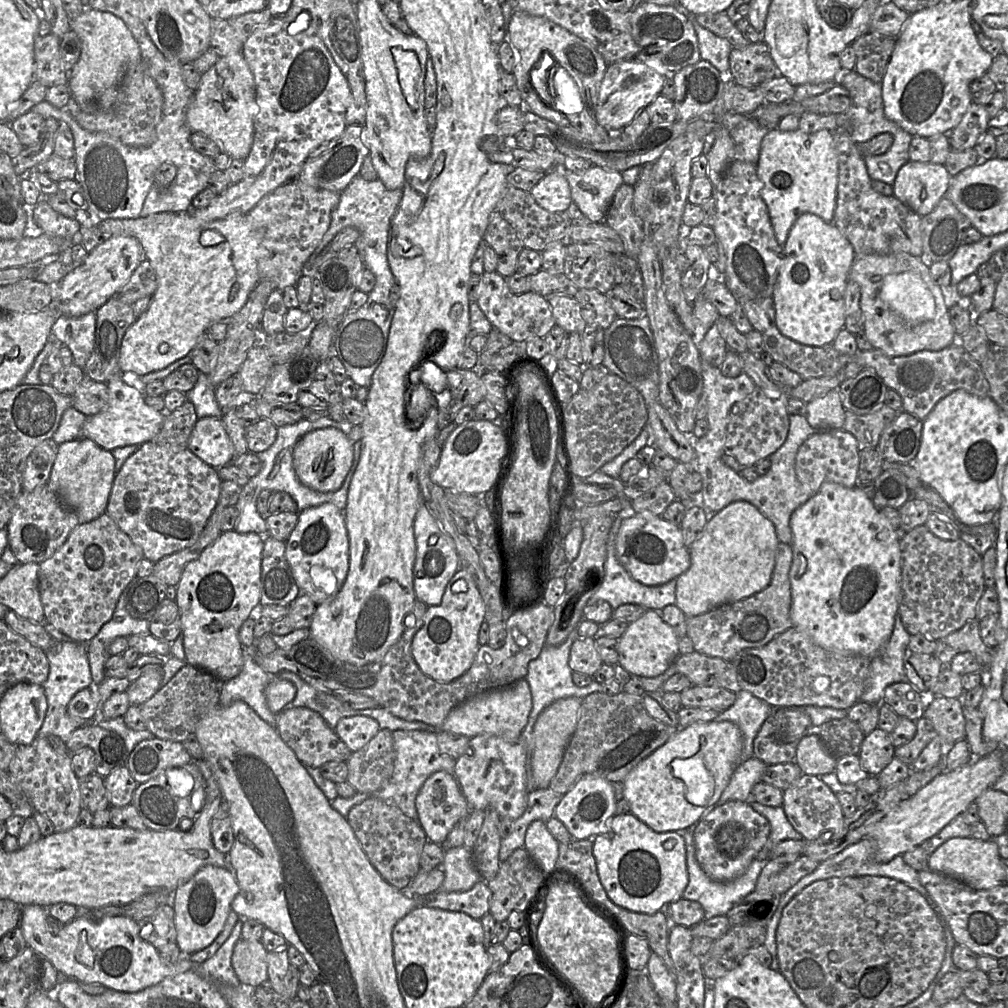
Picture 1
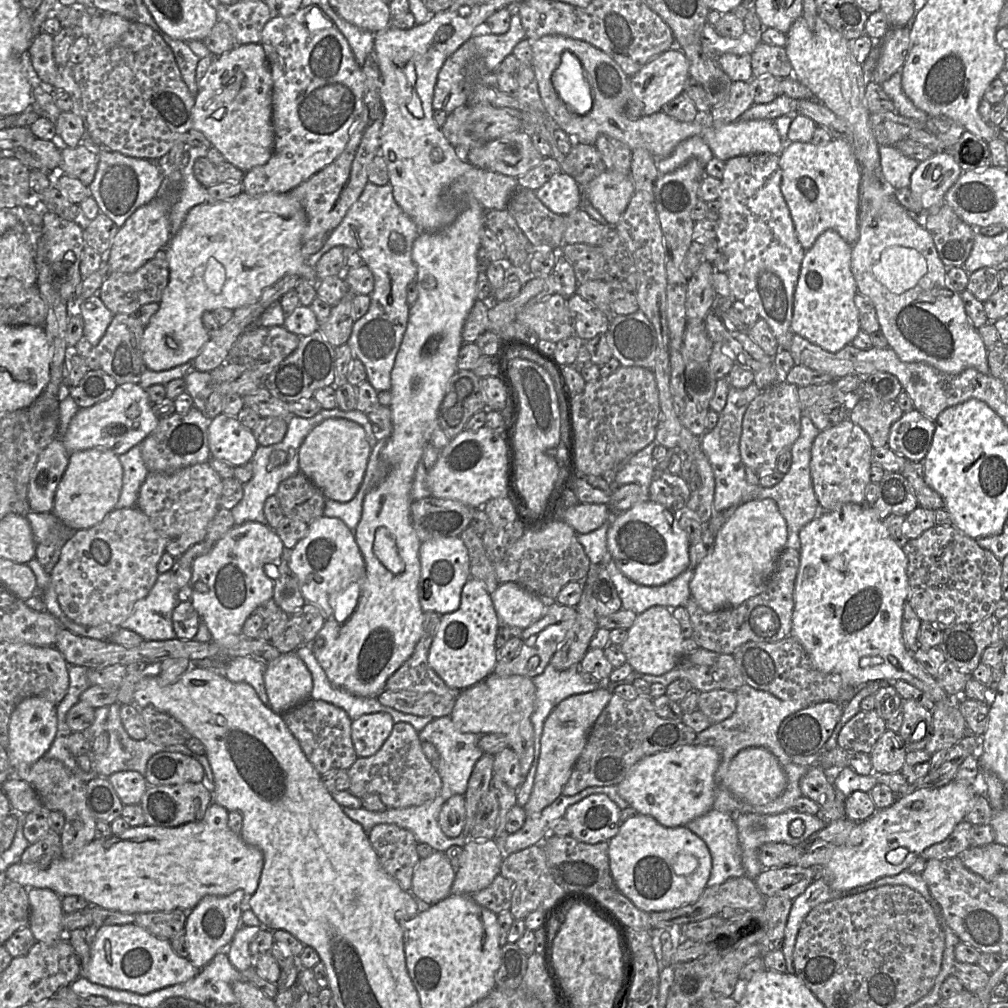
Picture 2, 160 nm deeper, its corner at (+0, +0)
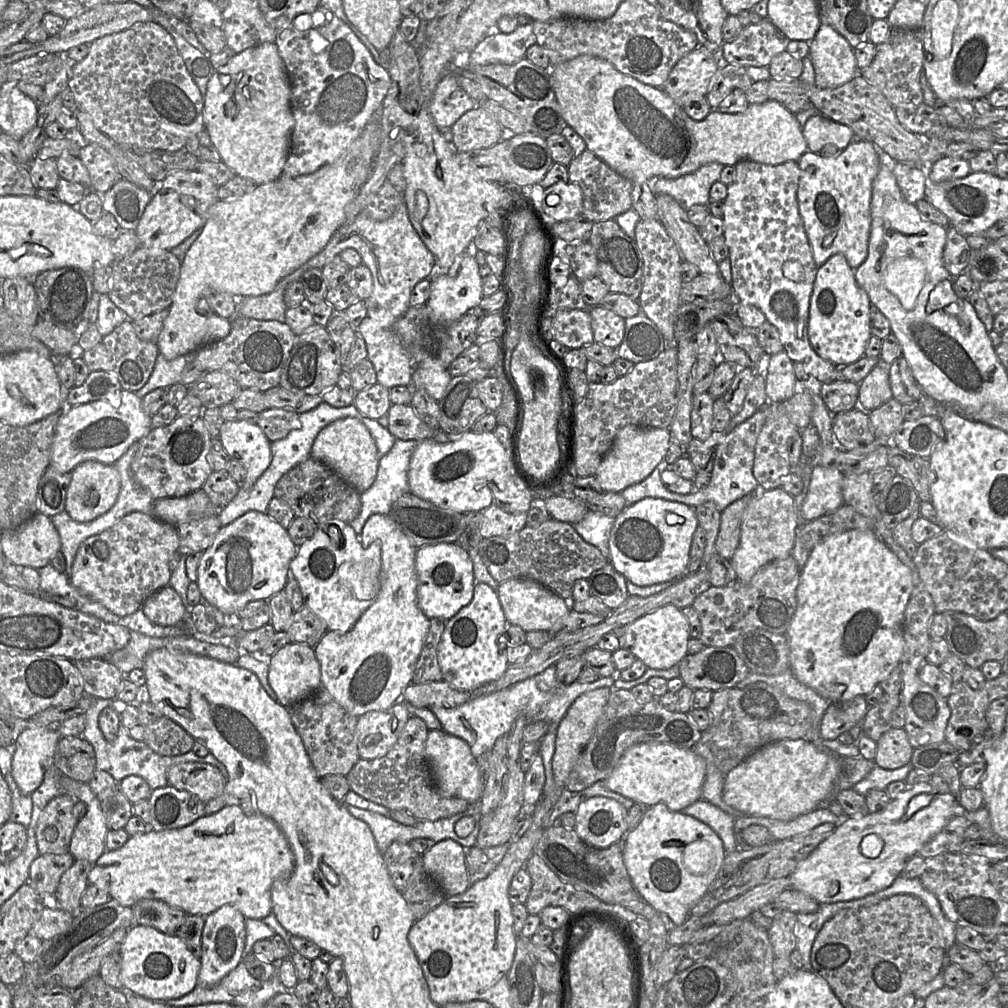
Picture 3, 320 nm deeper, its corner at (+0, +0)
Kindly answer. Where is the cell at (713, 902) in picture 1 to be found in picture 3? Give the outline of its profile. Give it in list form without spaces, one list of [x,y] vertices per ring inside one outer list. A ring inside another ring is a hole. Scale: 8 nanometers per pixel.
[[[704,799],[697,800],[681,812],[710,826],[721,838],[726,853],[737,850],[732,815]]]

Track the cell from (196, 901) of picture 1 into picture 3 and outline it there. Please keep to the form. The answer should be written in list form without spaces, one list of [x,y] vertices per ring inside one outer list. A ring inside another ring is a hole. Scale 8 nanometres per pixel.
[[[226,904],[206,916],[202,932],[201,968],[197,985],[212,987],[233,970],[244,957],[245,917],[231,904]]]

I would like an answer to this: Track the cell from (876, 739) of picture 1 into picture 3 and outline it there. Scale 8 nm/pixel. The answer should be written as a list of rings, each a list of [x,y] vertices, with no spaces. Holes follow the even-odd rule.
[[[892,727],[877,741],[874,762],[883,769],[898,769],[911,761],[913,750],[904,728]]]

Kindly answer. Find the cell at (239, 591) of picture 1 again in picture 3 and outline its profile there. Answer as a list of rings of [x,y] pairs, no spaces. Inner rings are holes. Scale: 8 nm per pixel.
[[[249,511],[227,526],[221,527],[212,544],[204,551],[198,566],[197,585],[202,597],[224,615],[235,615],[247,603],[269,599],[284,589],[291,561],[298,547],[291,540],[287,529],[267,513]]]

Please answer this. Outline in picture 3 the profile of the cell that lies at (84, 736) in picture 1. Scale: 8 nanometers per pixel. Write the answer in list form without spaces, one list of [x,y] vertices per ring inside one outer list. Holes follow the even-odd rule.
[[[80,736],[62,737],[57,745],[54,764],[60,772],[80,782],[88,783],[96,768],[92,745]]]

